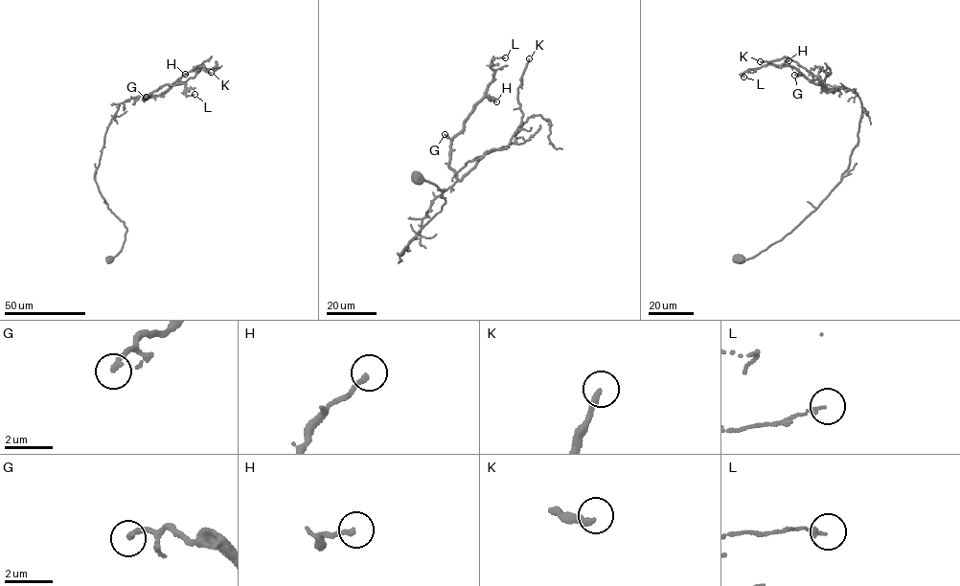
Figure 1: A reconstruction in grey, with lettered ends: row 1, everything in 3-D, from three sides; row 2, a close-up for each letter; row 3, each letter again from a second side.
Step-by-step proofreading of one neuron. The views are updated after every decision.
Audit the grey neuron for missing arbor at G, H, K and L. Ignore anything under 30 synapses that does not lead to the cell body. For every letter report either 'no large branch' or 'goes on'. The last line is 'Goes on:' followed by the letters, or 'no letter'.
G: no large branch
H: no large branch
K: goes on
L: no large branch
Goes on: K

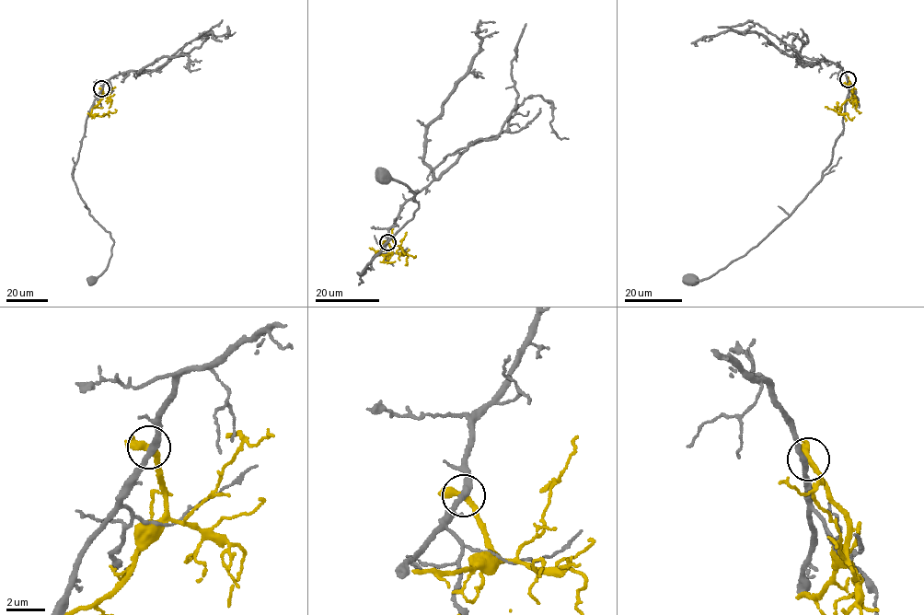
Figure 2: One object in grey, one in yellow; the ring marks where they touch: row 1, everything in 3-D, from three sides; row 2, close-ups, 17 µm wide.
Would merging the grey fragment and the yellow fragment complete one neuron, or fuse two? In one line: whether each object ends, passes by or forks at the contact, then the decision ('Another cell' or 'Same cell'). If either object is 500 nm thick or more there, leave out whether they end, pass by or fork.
At the ring grey passes by. At the ring yellow passes by. Another cell

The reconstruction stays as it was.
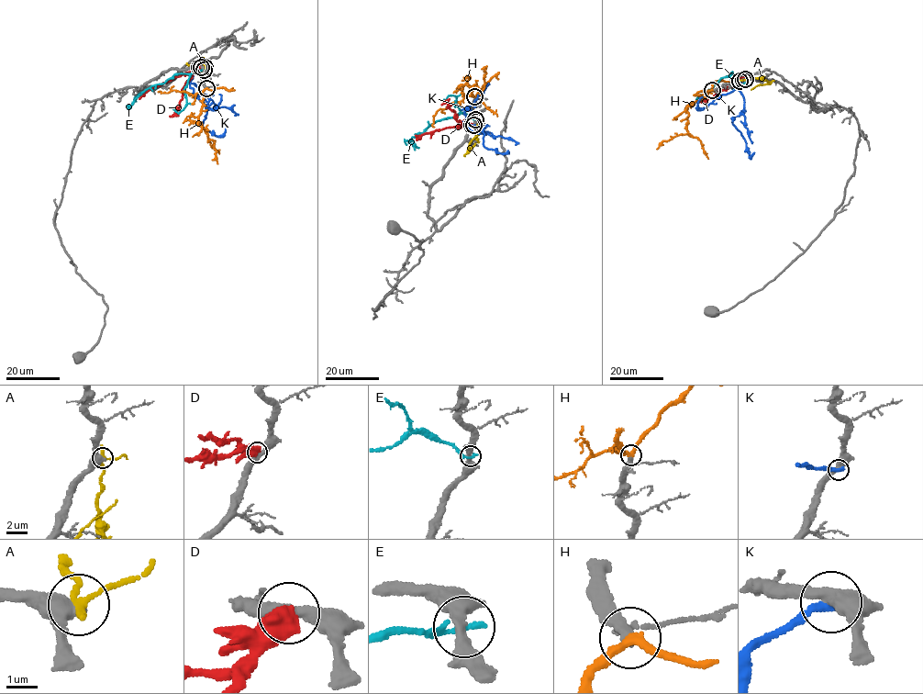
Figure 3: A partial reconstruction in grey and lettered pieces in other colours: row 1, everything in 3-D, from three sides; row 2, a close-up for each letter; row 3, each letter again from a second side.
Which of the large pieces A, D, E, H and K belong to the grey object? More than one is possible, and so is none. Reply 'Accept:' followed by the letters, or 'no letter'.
Accept: H

